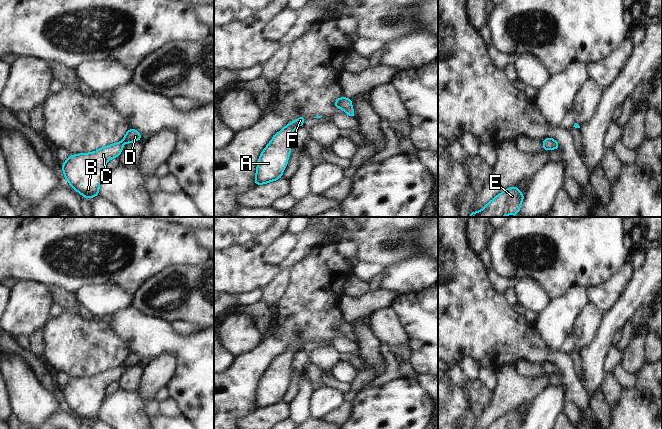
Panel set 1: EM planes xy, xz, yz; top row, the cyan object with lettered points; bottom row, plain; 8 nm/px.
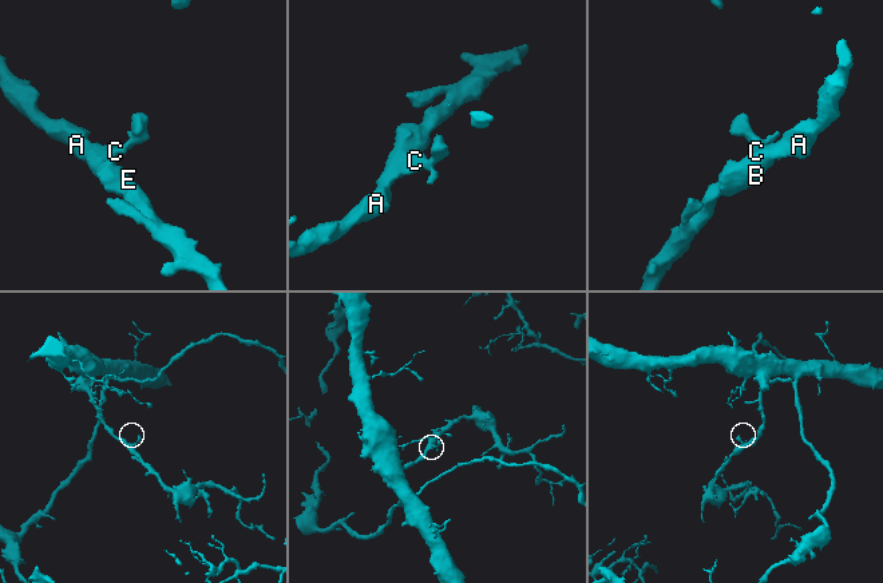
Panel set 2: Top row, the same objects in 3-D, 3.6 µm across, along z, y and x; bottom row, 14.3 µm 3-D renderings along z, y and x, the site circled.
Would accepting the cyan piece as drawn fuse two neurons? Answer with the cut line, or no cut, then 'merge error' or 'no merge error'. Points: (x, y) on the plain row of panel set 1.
cut none; no merge error

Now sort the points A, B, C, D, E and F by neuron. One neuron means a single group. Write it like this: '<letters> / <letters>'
A B C D E F

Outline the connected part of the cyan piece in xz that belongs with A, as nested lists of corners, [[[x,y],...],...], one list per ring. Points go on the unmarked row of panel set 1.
[[[302,340],[287,348],[280,356],[274,359],[269,368],[261,376],[257,386],[254,406],[262,409],[282,402],[282,397],[287,390],[291,375],[291,360],[297,351],[303,350],[307,343]]]

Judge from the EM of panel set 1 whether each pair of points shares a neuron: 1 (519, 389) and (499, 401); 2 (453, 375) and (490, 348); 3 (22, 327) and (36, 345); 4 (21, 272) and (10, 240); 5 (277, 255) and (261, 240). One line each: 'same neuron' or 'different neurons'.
1: same neuron
2: different neurons
3: different neurons
4: same neuron
5: different neurons

